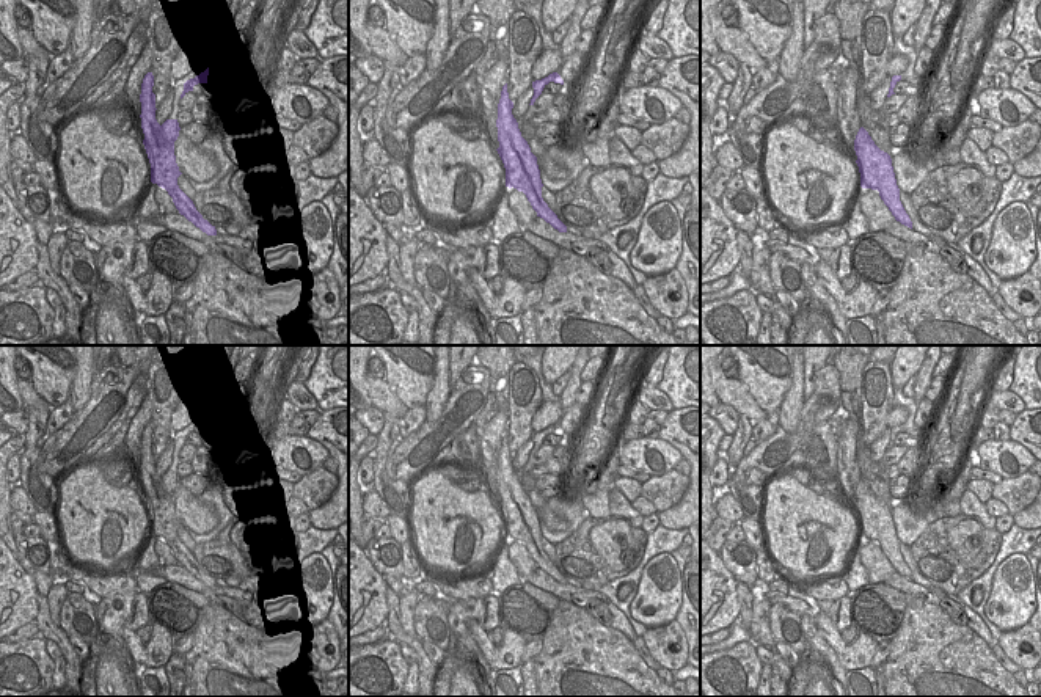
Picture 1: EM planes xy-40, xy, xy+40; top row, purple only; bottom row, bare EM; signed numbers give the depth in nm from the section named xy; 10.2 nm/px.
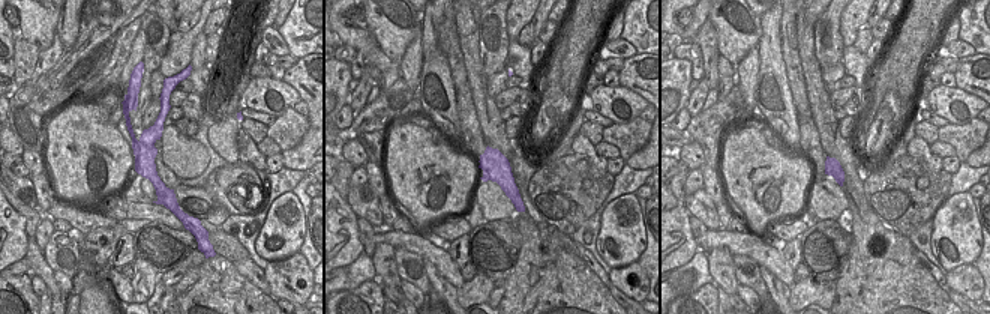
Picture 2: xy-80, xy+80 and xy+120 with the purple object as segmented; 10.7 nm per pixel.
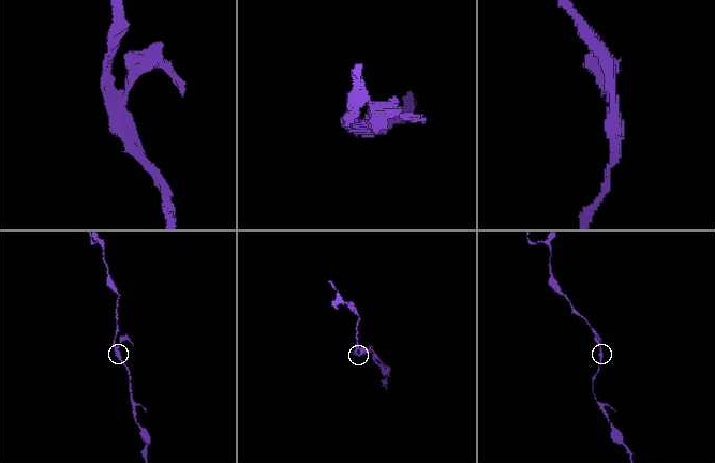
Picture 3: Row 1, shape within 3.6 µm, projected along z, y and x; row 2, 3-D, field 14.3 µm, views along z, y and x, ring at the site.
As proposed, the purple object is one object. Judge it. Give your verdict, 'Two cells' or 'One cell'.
Two cells.

